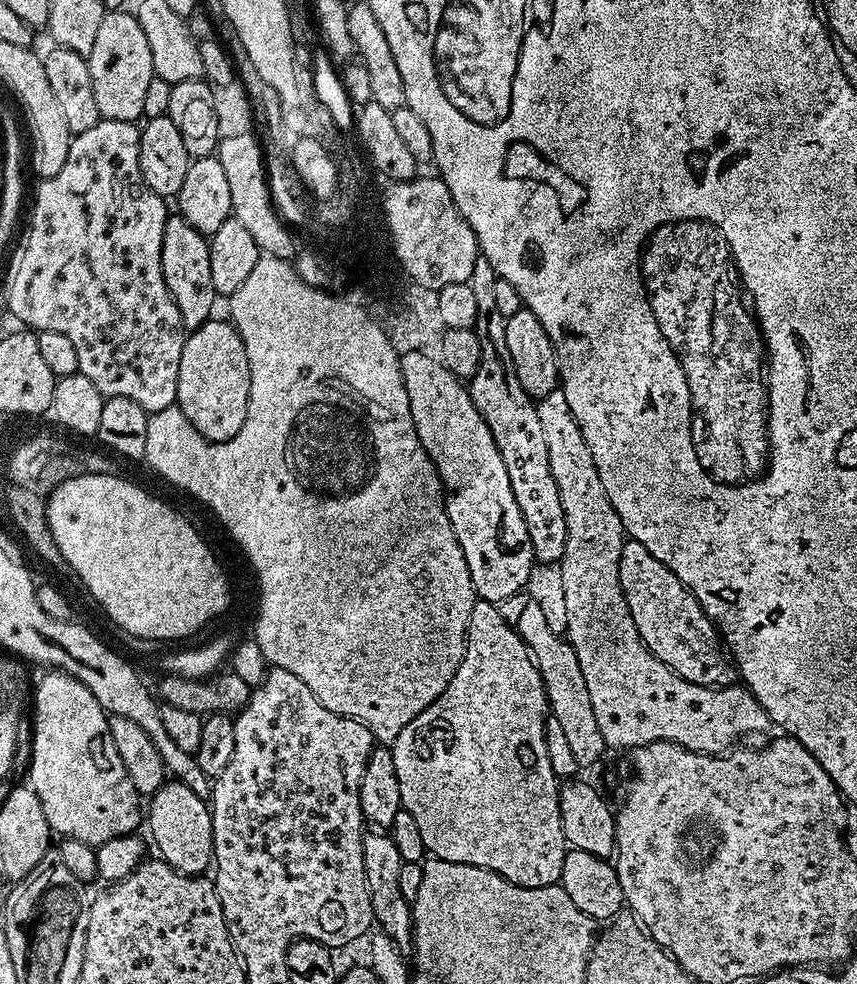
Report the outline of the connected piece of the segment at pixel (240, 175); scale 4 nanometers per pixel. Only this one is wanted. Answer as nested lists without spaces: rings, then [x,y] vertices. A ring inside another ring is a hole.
[[[232,132],[221,135],[220,144],[214,153],[222,162],[222,171],[226,173],[226,182],[230,185],[230,206],[232,216],[242,222],[242,226],[258,242],[261,253],[269,256],[291,257],[292,236],[289,225],[280,219],[272,204],[265,175],[265,159],[261,141],[248,132]]]

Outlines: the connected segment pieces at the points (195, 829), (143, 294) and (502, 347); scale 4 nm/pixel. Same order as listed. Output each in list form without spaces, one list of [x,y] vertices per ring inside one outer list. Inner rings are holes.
[[[169,779],[146,804],[146,828],[156,843],[159,859],[187,876],[209,871],[212,858],[212,809],[205,797],[194,794],[190,786]]]
[[[101,119],[90,130],[72,137],[70,154],[66,154],[66,163],[54,178],[46,178],[37,183],[36,201],[32,204],[32,221],[28,224],[28,233],[24,236],[24,249],[16,260],[16,269],[8,280],[8,308],[21,320],[21,325],[35,330],[37,333],[55,330],[58,334],[66,334],[70,338],[75,352],[78,354],[80,373],[105,396],[118,398],[134,398],[138,406],[148,413],[167,412],[176,404],[178,390],[178,366],[182,362],[182,346],[186,339],[186,329],[178,314],[178,306],[166,286],[166,278],[162,274],[162,238],[164,227],[170,215],[165,197],[154,194],[150,186],[142,178],[142,170],[138,162],[140,153],[140,128],[130,120]]]
[[[477,255],[472,277],[468,285],[474,290],[474,298],[478,301],[478,318],[474,331],[481,342],[481,360],[474,372],[467,390],[480,417],[490,426],[494,434],[494,442],[498,446],[498,454],[502,454],[502,462],[506,466],[506,474],[510,474],[510,490],[514,490],[514,502],[522,510],[522,518],[526,522],[526,530],[530,534],[532,555],[537,561],[555,565],[564,557],[566,550],[566,514],[562,514],[562,498],[558,498],[558,486],[554,486],[554,474],[550,474],[550,454],[546,450],[546,437],[542,435],[542,422],[538,422],[538,410],[531,396],[522,390],[522,382],[518,382],[518,374],[514,374],[514,362],[510,362],[510,349],[506,347],[506,317],[498,314],[494,306],[494,282],[498,279],[494,266],[486,257]]]

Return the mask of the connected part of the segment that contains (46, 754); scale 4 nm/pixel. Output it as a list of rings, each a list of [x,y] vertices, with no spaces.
[[[59,670],[45,671],[45,676],[36,684],[36,721],[32,724],[32,769],[29,770],[31,788],[38,794],[38,802],[42,802],[42,814],[46,814],[46,822],[57,837],[86,842],[93,846],[99,846],[102,842],[110,842],[110,838],[119,836],[131,836],[137,831],[136,827],[142,824],[142,797],[134,790],[134,782],[130,782],[130,774],[126,774],[126,766],[122,766],[122,758],[118,758],[118,750],[114,750],[114,738],[110,738],[109,715],[104,707],[70,674]]]

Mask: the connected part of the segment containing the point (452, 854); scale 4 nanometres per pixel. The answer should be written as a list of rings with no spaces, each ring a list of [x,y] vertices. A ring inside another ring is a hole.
[[[477,599],[474,610],[470,610],[468,643],[464,646],[464,657],[454,678],[450,678],[450,686],[446,686],[446,690],[442,690],[440,697],[430,702],[430,706],[426,706],[426,710],[422,710],[422,714],[418,714],[414,722],[406,725],[402,734],[398,734],[396,743],[391,745],[394,754],[394,770],[398,770],[398,790],[402,790],[402,806],[410,814],[414,814],[414,822],[418,826],[418,831],[422,833],[425,849],[435,859],[477,864],[497,872],[505,882],[517,884],[520,888],[551,888],[559,885],[566,845],[560,817],[561,781],[554,774],[554,770],[550,770],[550,758],[546,755],[544,722],[547,712],[548,699],[544,696],[544,683],[536,665],[532,662],[527,646],[497,605]]]

